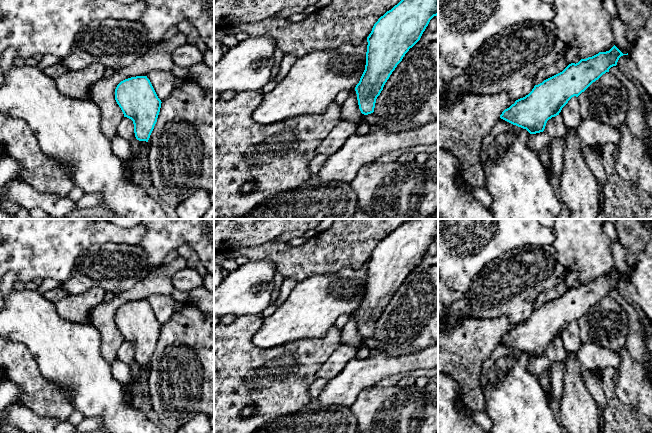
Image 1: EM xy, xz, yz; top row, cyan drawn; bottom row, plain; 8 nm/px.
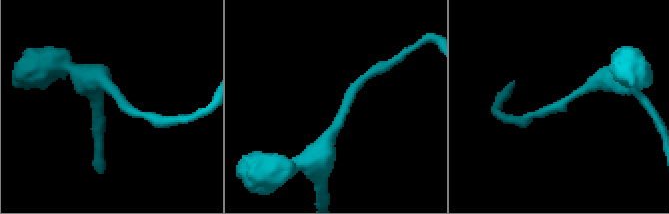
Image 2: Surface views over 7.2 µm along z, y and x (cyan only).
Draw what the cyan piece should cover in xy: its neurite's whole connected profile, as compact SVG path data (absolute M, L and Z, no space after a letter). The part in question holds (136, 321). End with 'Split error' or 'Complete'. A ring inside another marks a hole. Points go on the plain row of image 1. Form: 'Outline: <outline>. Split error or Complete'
Outline: M147 300L121 305L115 313L115 324L124 341L133 345L136 363L148 366L162 326Z. Complete

